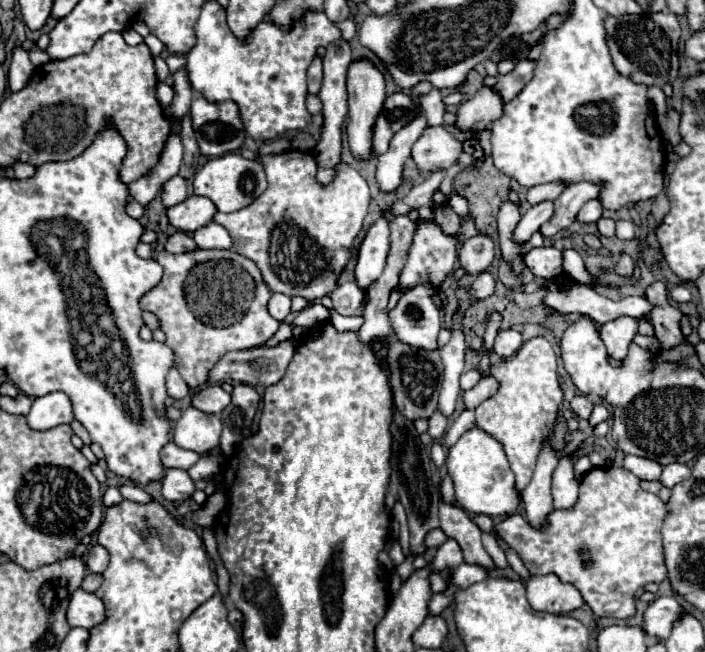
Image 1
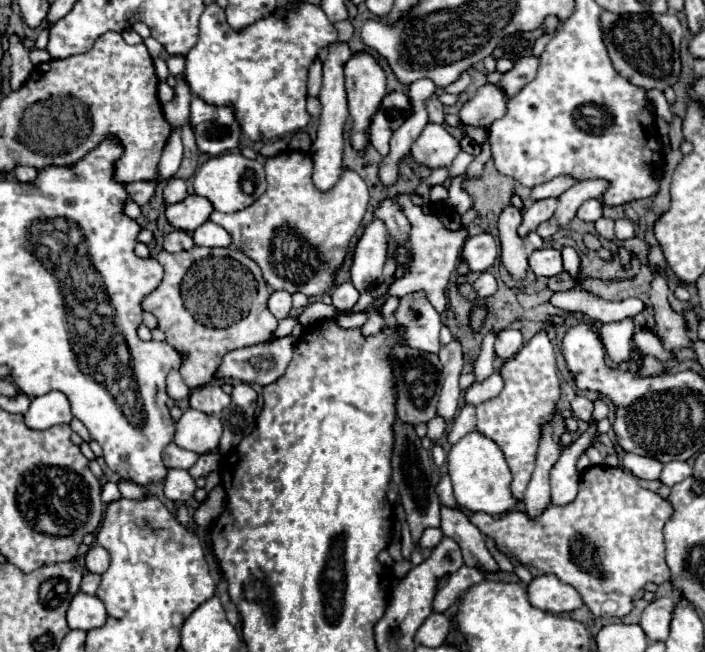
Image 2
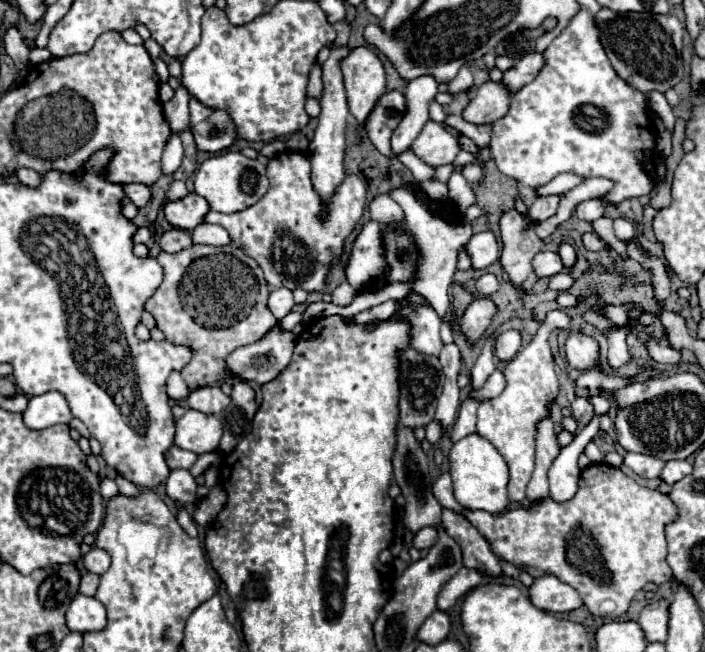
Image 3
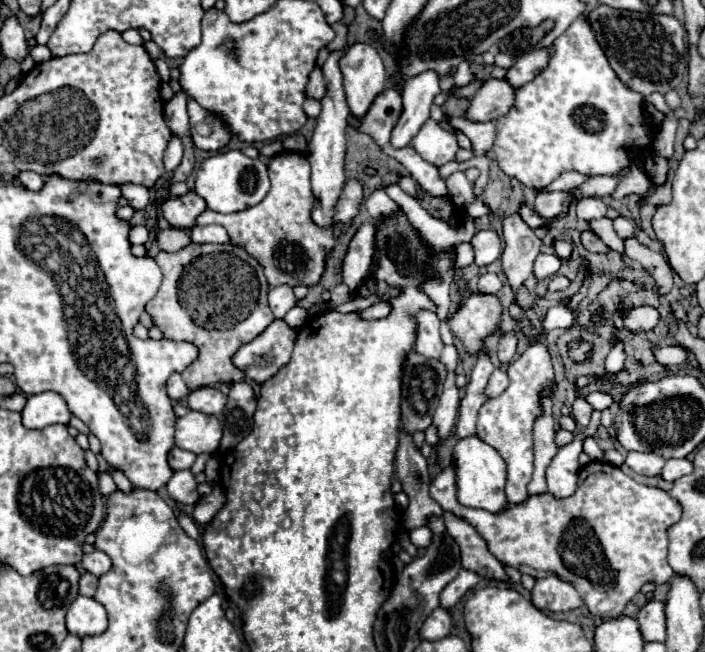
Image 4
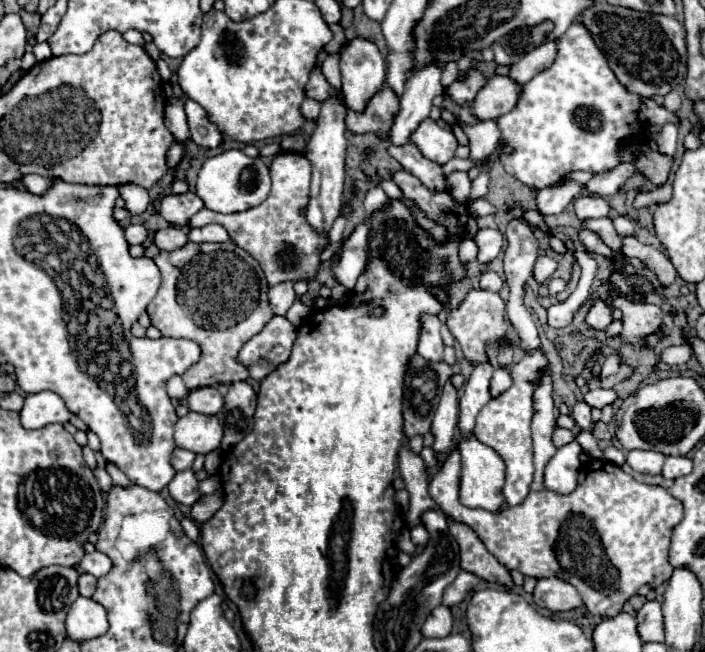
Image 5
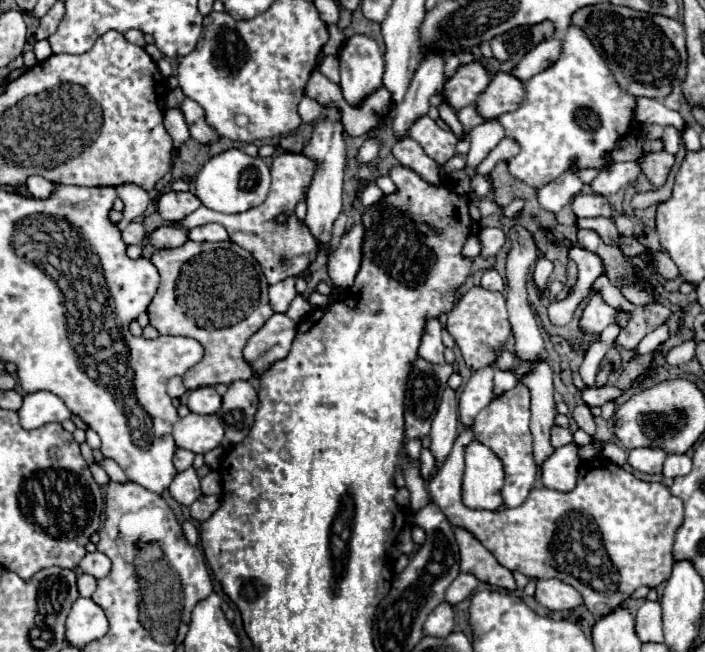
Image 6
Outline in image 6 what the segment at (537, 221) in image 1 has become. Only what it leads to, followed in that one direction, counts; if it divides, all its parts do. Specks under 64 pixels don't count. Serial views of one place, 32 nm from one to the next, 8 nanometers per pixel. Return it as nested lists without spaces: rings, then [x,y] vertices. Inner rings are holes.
[[[570,168],[558,180],[538,190],[538,202],[548,212],[560,212],[566,204],[572,202],[574,196],[580,194],[580,190],[582,190],[582,182],[578,180],[576,170]]]

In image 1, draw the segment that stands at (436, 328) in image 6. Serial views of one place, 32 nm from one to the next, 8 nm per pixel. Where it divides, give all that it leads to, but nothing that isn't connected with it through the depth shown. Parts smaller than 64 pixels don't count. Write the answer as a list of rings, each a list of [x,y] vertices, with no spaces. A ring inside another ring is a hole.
[[[418,284],[402,294],[398,304],[390,310],[390,322],[400,342],[414,348],[436,350],[436,338],[440,332],[440,310],[432,296],[436,294],[432,284]]]

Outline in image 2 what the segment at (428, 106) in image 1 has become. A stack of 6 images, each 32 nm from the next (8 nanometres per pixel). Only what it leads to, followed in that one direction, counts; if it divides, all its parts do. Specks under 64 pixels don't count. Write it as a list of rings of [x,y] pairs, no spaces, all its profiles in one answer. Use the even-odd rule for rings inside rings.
[[[437,88],[436,92],[426,100],[426,112],[432,124],[444,124],[444,106],[438,100],[438,92],[444,92],[444,88]]]

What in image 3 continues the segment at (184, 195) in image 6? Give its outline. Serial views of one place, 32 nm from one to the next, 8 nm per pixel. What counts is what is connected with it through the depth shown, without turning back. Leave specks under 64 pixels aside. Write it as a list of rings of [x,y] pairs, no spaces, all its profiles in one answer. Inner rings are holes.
[[[188,194],[186,198],[176,202],[166,202],[164,206],[166,220],[180,230],[192,230],[200,226],[208,212],[210,212],[210,204],[198,194]]]

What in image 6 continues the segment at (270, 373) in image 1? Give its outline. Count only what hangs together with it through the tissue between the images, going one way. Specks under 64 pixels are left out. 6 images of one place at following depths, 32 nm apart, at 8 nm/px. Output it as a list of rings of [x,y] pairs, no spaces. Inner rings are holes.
[[[274,314],[244,346],[244,362],[250,364],[252,374],[260,378],[276,360],[288,356],[296,336],[296,322],[286,314]]]

